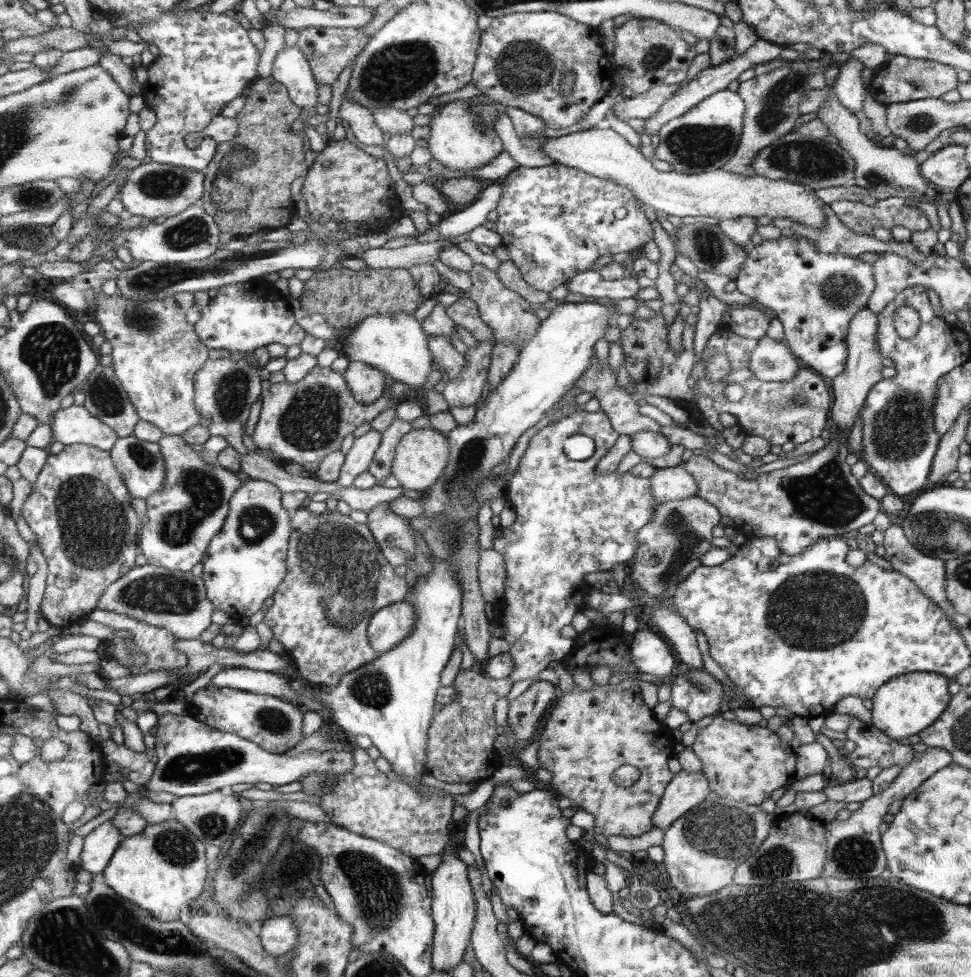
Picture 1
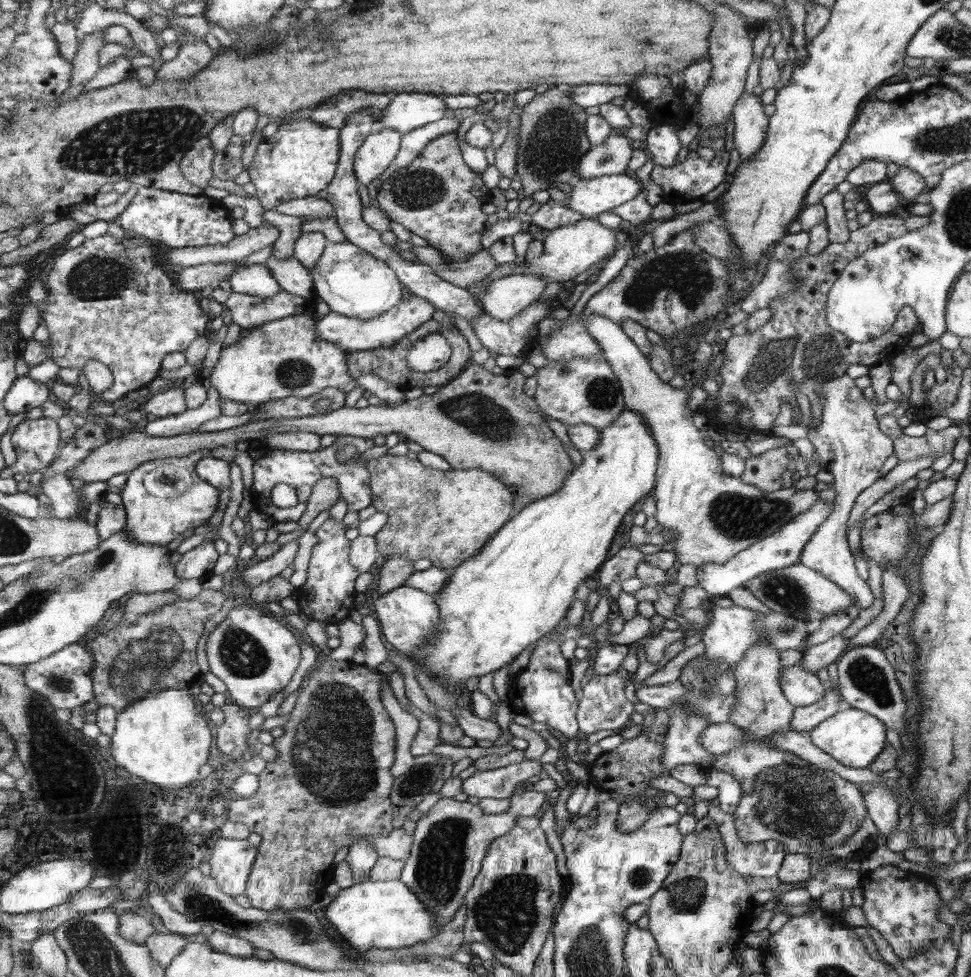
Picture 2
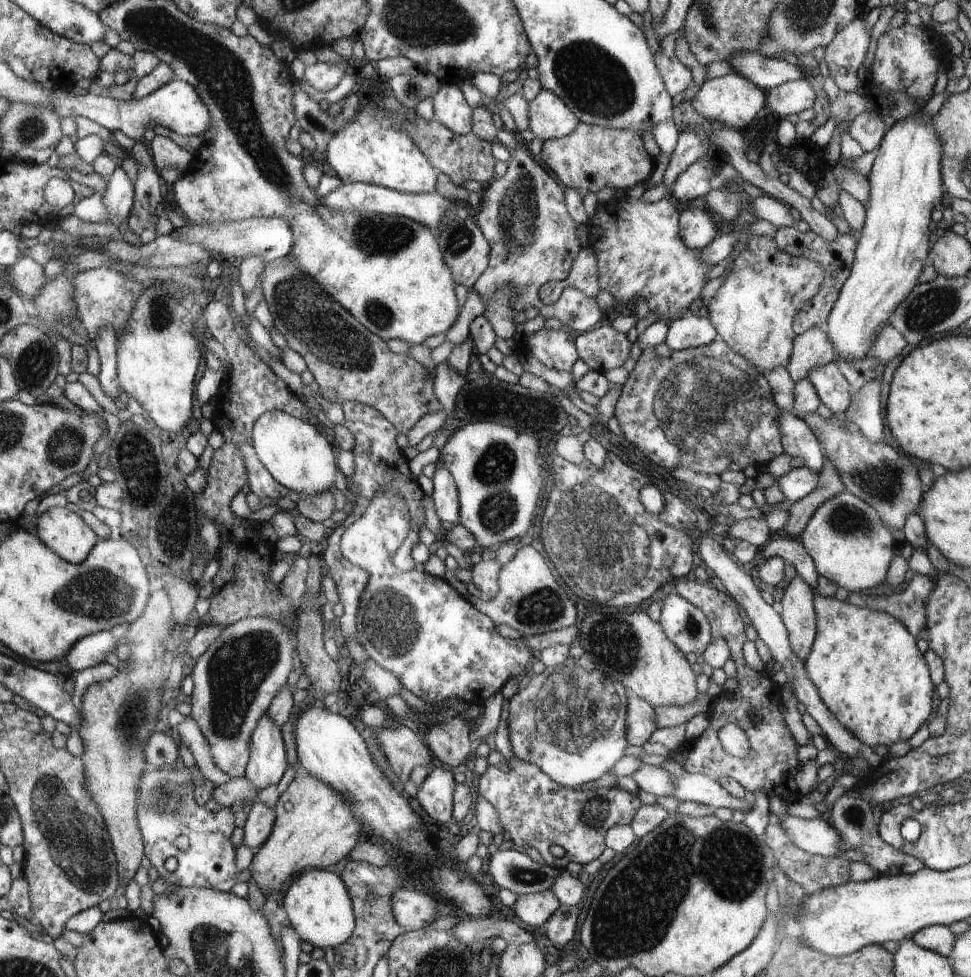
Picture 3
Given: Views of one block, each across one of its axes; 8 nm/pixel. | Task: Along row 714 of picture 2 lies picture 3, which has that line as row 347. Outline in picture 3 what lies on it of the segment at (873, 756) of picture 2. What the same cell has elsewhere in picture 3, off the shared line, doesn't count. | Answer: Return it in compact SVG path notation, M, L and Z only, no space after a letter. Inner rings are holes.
M921 112L897 121L886 132L875 158L872 170L866 176L870 192L865 204L866 217L861 232L858 233L855 259L850 276L840 289L832 310L827 318L827 335L835 348L835 360L862 360L869 356L869 350L886 325L891 325L895 312L902 302L910 296L924 270L924 260L929 256L930 212L942 200L942 160L944 160L944 142L934 121L925 121Z

